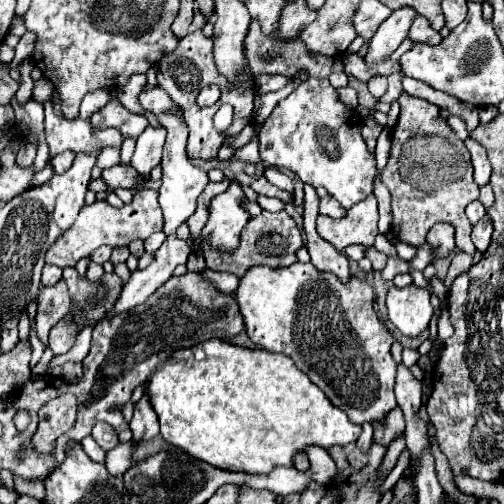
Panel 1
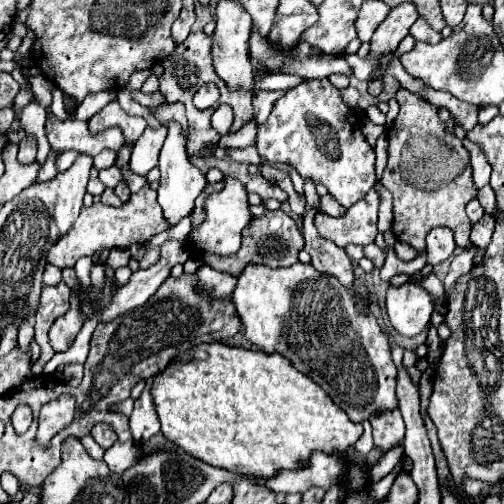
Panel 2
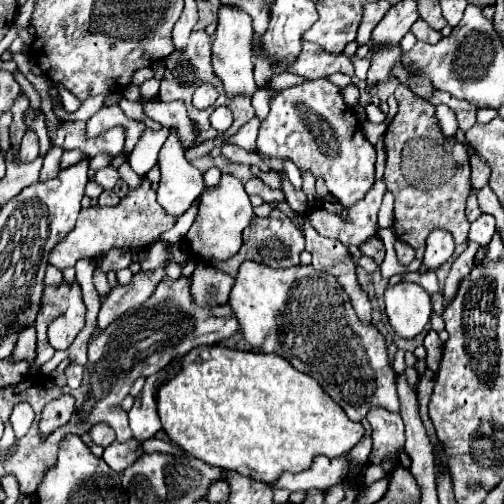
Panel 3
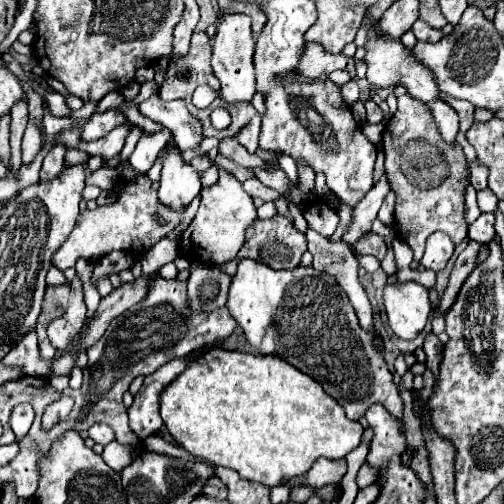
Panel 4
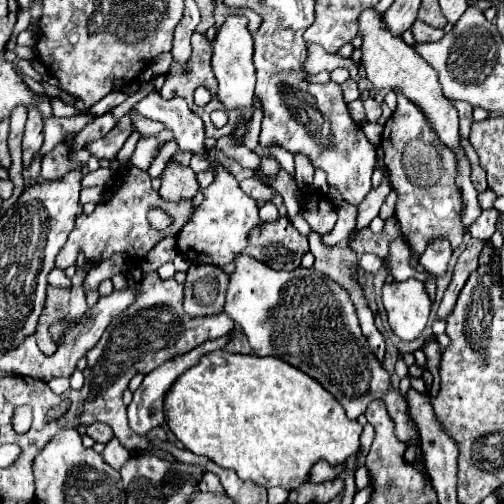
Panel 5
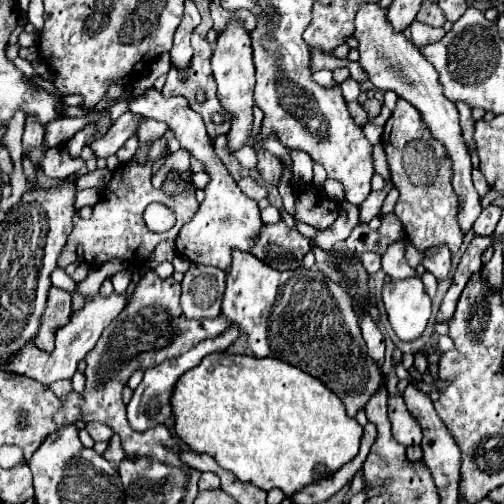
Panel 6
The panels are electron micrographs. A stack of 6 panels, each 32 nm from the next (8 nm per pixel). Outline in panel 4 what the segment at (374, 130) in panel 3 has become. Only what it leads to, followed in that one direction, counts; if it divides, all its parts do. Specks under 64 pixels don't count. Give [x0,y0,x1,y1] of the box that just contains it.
[362,122,385,145]

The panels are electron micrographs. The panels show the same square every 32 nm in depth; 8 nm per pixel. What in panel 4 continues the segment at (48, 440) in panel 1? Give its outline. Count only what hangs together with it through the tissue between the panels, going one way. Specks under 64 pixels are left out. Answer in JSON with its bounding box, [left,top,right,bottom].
[42,396,74,428]

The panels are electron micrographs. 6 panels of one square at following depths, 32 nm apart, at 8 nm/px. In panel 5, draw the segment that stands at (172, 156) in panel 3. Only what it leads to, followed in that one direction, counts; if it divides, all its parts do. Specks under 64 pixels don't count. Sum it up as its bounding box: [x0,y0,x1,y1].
[160,164,198,200]

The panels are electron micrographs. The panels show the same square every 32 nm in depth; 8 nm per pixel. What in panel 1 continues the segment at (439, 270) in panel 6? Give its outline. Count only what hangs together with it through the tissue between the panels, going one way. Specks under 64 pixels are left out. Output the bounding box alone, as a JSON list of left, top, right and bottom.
[426,224,456,260]

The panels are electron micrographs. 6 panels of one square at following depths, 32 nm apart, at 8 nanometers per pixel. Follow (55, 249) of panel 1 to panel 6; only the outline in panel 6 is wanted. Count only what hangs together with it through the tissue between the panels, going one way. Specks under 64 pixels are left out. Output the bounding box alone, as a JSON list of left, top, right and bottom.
[58,136,198,269]

